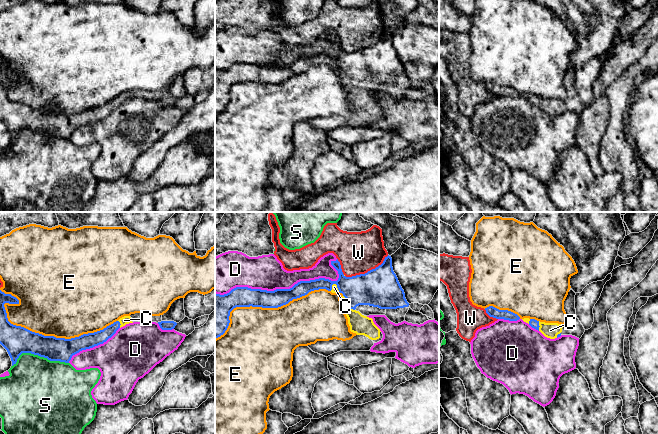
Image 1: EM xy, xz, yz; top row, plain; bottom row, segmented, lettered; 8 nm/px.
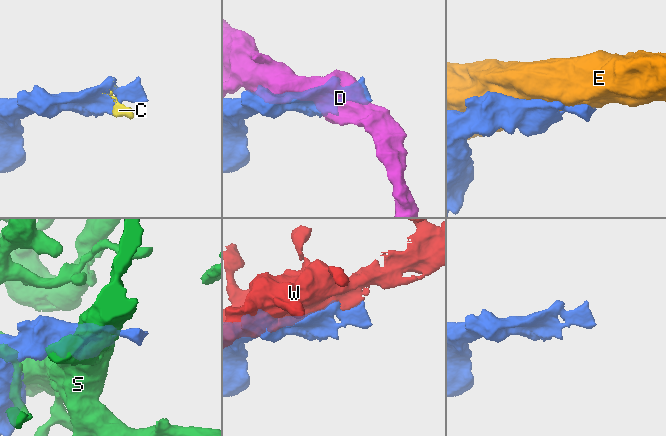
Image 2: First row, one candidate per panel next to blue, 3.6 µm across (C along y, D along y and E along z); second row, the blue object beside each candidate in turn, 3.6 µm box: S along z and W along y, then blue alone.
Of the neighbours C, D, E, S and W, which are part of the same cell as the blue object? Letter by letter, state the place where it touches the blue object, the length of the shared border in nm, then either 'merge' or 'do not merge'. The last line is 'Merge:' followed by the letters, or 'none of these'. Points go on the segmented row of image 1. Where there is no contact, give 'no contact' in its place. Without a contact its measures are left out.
C: xz (348, 307) | 120 nm | merge
D: xz (287, 289) | 1000 nm | do not merge
E: xy (38, 333) | 1000 nm | do not merge
S: xy (38, 355) | 460 nm | do not merge
W: xz (360, 274) | 420 nm | do not merge
Merge: C

